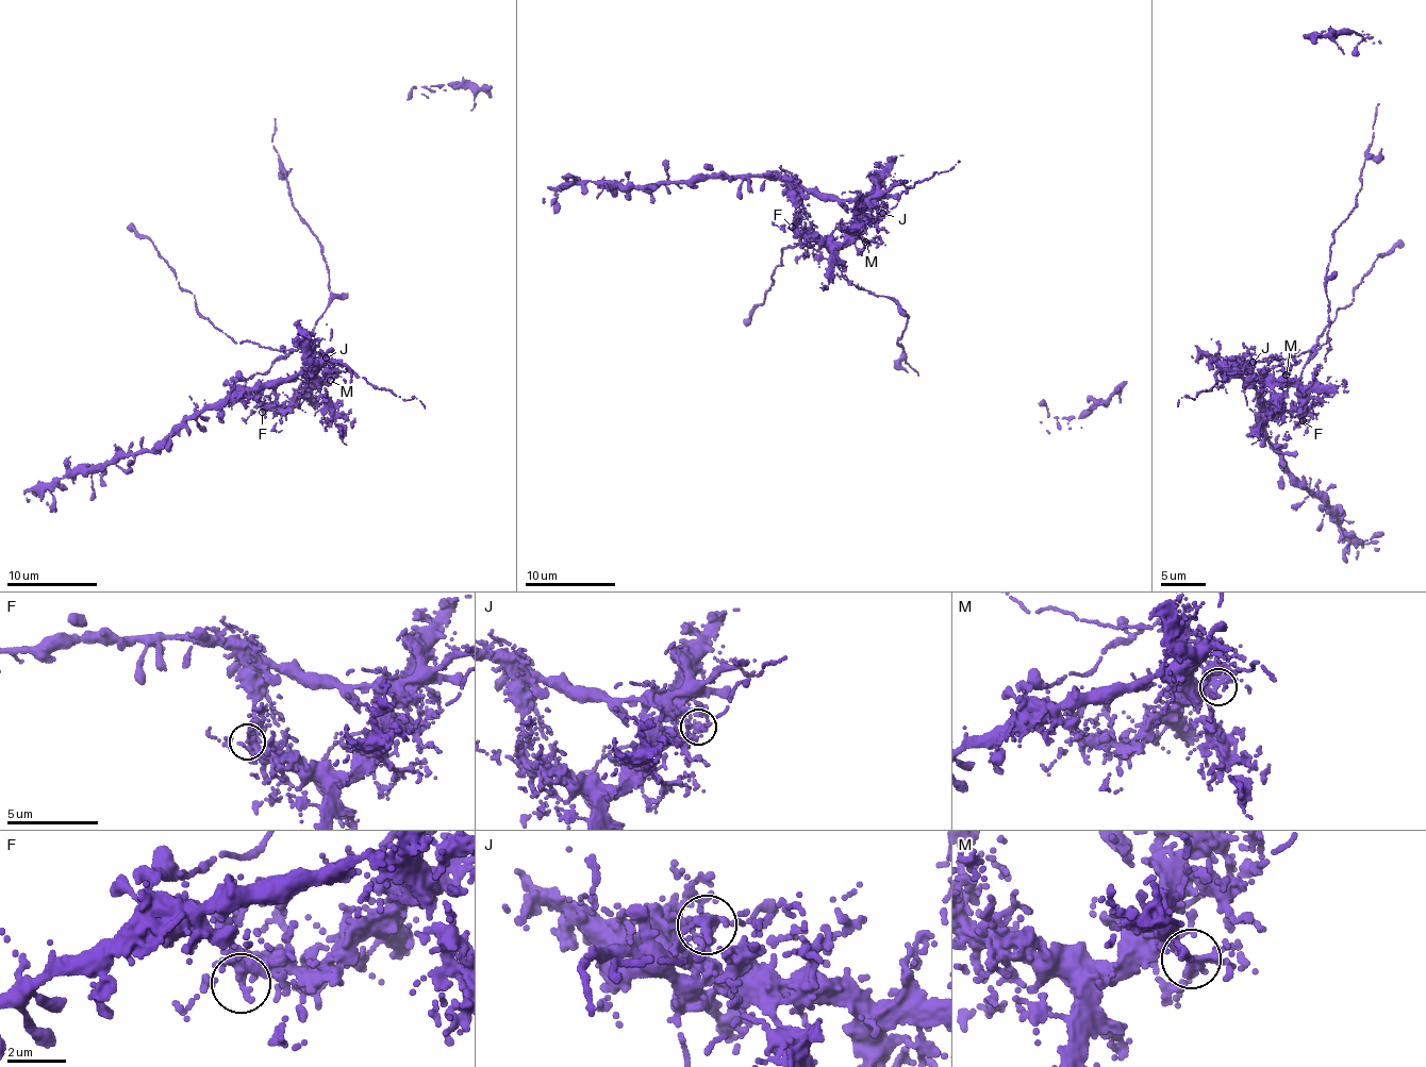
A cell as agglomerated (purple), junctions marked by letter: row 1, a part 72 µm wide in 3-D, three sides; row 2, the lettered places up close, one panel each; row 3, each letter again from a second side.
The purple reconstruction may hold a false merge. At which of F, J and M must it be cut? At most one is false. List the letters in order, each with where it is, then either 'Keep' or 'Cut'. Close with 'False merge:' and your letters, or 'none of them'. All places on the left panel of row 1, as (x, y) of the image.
F: Place: (262, 412). Keep
J: Place: (326, 357). Keep
M: Place: (330, 380). Keep
False merge: none of them

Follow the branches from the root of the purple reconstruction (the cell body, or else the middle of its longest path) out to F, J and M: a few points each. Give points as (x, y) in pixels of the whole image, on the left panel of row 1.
F: (305, 340), (299, 349), (277, 359), (267, 371), (258, 371), (245, 381), (248, 394), (259, 400), (262, 412)
J: (305, 340), (264, 373), (247, 378), (244, 387), (247, 390), (277, 383), (326, 357)
M: (305, 340), (264, 373), (247, 378), (244, 387), (263, 388), (300, 372), (330, 380)

